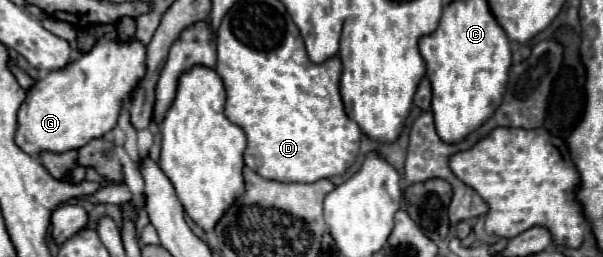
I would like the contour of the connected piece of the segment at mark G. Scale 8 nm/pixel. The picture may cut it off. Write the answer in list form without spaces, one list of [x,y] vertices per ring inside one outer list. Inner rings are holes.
[[[110,35],[104,43],[94,45],[90,53],[42,77],[28,89],[28,99],[18,111],[16,145],[28,155],[42,151],[64,153],[112,131],[122,105],[132,99],[136,81],[144,77],[144,57],[146,45],[142,41],[118,41],[116,35]]]

